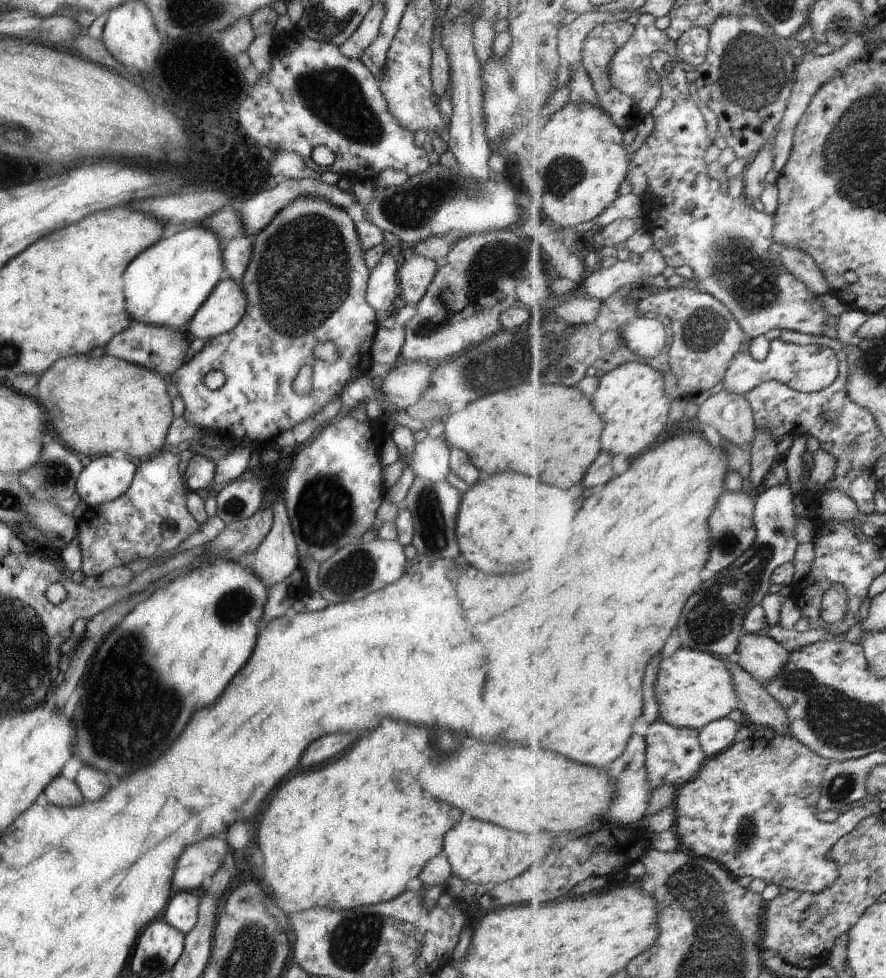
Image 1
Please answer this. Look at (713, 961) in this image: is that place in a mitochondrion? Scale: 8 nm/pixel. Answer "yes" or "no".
yes

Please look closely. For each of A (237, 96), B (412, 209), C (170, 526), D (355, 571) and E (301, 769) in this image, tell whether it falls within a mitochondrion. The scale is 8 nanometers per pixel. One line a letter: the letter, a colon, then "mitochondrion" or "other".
A: other
B: mitochondrion
C: other
D: mitochondrion
E: other

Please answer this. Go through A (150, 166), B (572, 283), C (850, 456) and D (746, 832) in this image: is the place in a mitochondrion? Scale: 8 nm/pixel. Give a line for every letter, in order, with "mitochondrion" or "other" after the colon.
A: other
B: other
C: mitochondrion
D: mitochondrion

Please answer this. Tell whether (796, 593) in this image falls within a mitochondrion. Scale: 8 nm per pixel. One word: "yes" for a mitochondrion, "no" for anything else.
no

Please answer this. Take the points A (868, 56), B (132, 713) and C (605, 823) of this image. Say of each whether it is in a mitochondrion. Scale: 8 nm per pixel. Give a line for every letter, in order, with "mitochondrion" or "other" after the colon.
A: other
B: mitochondrion
C: other

